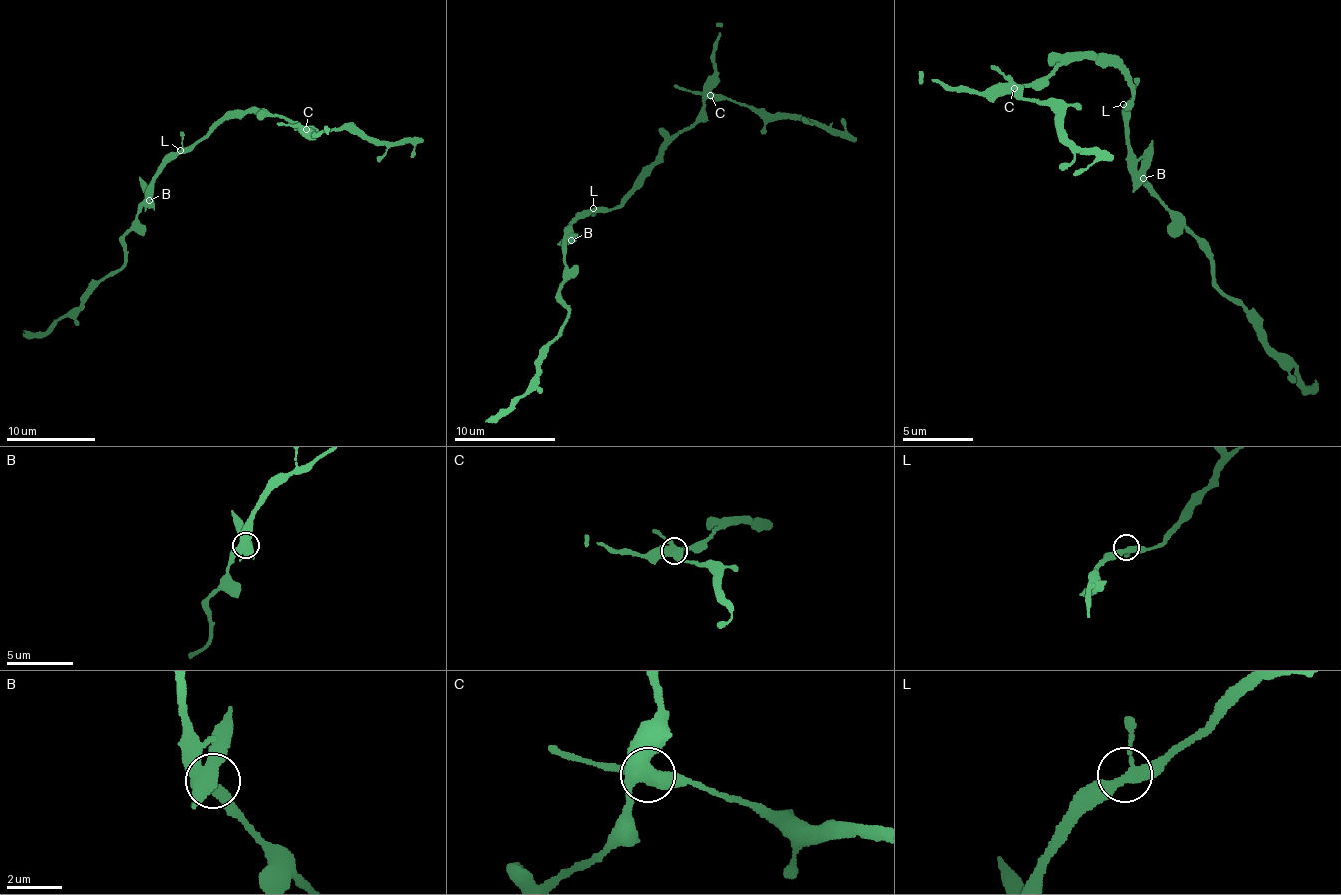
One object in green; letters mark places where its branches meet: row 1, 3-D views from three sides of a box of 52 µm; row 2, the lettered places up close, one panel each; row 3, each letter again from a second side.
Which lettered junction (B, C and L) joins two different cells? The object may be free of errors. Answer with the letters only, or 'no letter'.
C

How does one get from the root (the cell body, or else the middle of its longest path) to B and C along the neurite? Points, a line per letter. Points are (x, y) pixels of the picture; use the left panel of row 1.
B: (182, 152), (178, 152), (155, 178), (149, 200)
C: (182, 152), (189, 152), (226, 119), (239, 118), (249, 111), (280, 115), (294, 126), (306, 129)

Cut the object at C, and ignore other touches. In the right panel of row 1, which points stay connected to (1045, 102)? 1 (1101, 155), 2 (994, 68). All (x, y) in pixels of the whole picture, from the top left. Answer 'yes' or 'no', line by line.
1: yes
2: yes

